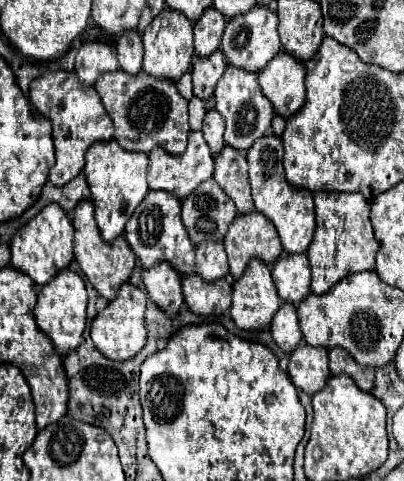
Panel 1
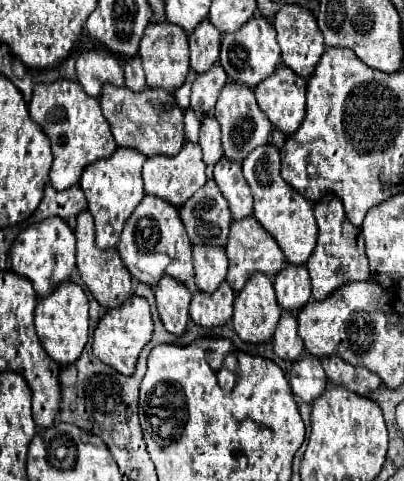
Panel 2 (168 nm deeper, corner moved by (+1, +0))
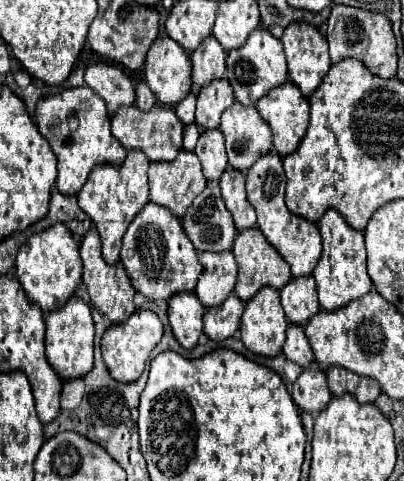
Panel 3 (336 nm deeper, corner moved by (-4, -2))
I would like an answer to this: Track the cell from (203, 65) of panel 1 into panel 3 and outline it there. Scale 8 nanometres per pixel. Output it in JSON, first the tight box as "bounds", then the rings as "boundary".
{"bounds":[196,78,234,130],"boundary":[[[226,78],[212,80],[198,94],[196,104],[196,124],[204,130],[214,130],[220,126],[220,114],[234,102],[234,94]]]}

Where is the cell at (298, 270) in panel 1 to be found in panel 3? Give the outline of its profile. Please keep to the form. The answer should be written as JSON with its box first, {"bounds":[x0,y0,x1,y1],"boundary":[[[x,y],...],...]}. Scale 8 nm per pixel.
{"bounds":[280,276,320,324],"boundary":[[[312,276],[292,278],[280,290],[280,298],[282,298],[286,318],[292,324],[306,324],[306,320],[312,318],[320,310],[316,284],[314,284]]]}

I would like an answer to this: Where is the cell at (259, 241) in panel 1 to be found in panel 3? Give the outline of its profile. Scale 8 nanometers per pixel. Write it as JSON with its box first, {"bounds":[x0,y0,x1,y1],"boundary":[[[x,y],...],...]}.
{"bounds":[232,228,292,302],"boundary":[[[248,228],[248,230],[238,232],[232,252],[238,262],[238,282],[236,282],[234,292],[242,298],[242,302],[248,302],[262,286],[272,286],[280,290],[282,284],[286,284],[292,278],[292,272],[286,260],[274,250],[274,246],[270,246],[270,242],[264,238],[264,234],[258,228]]]}

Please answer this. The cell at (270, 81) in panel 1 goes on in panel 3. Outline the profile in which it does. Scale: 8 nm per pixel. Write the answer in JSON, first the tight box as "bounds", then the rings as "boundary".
{"bounds":[256,82,308,156],"boundary":[[[286,82],[282,88],[274,88],[274,92],[258,100],[256,110],[272,128],[274,150],[280,156],[292,154],[308,128],[308,98],[300,88]]]}

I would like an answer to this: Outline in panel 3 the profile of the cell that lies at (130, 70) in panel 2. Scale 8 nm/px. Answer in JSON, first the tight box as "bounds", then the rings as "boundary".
{"bounds":[136,80,156,110],"boundary":[[[146,80],[138,82],[138,86],[136,86],[136,106],[140,110],[150,110],[154,104],[156,104],[156,98],[154,98],[152,90],[148,88]]]}

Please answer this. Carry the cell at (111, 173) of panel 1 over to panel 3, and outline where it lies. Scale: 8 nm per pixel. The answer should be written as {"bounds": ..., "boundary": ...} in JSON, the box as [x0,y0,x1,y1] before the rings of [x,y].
{"bounds":[78,150,150,264],"boundary":[[[128,150],[124,164],[120,166],[102,164],[94,168],[94,172],[90,172],[86,184],[78,192],[78,204],[92,218],[96,226],[102,240],[102,256],[108,264],[118,262],[124,232],[128,230],[134,216],[148,204],[148,176],[146,176],[148,164],[150,160],[142,152]]]}

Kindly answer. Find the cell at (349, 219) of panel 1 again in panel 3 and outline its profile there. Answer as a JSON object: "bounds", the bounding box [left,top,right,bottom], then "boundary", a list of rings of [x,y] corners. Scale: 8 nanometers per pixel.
{"bounds":[312,208,372,310],"boundary":[[[332,208],[322,216],[322,220],[318,222],[318,228],[320,228],[320,234],[322,234],[324,250],[322,250],[322,256],[320,256],[312,276],[316,280],[320,306],[324,310],[336,310],[336,308],[364,296],[372,288],[372,280],[370,280],[370,276],[366,272],[364,234],[350,228],[346,224],[346,220]]]}

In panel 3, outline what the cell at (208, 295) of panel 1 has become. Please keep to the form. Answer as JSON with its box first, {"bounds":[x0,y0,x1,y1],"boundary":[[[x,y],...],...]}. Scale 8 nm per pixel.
{"bounds":[204,292,244,342],"boundary":[[[232,292],[224,304],[208,308],[204,314],[204,334],[210,340],[222,342],[230,338],[240,328],[240,318],[244,312],[244,302]]]}

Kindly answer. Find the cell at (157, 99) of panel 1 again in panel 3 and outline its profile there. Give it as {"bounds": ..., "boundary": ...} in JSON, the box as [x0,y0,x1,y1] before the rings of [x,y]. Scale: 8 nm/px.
{"bounds":[112,104,184,162],"boundary":[[[134,104],[132,106],[122,106],[118,108],[112,118],[112,134],[120,140],[120,144],[126,150],[142,150],[148,160],[158,162],[158,160],[174,160],[176,154],[182,150],[182,132],[184,132],[184,124],[176,118],[174,108],[170,106],[162,106],[156,104],[152,110],[138,110]]]}

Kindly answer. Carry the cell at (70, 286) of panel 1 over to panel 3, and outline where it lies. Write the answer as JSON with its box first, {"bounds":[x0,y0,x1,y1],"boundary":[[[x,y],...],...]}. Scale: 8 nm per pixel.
{"bounds":[46,296,94,378],"boundary":[[[72,296],[62,308],[46,314],[46,358],[50,366],[60,374],[60,378],[82,378],[94,364],[94,322],[90,306]]]}

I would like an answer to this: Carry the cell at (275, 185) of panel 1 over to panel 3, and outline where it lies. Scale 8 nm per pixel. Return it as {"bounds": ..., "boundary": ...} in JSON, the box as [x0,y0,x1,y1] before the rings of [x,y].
{"bounds":[246,152,322,276],"boundary":[[[268,152],[266,156],[260,156],[246,176],[246,192],[250,204],[258,214],[258,228],[262,230],[266,240],[290,264],[294,276],[310,276],[322,252],[322,238],[314,222],[296,216],[286,208],[284,190],[286,190],[286,176],[282,168],[282,158],[276,152]]]}

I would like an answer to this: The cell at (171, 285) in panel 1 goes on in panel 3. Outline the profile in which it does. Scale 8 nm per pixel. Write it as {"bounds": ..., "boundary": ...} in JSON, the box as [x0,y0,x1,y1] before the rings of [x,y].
{"bounds":[168,292,206,348],"boundary":[[[178,292],[168,300],[168,320],[176,340],[184,348],[194,348],[202,334],[202,316],[206,308],[194,292]]]}

